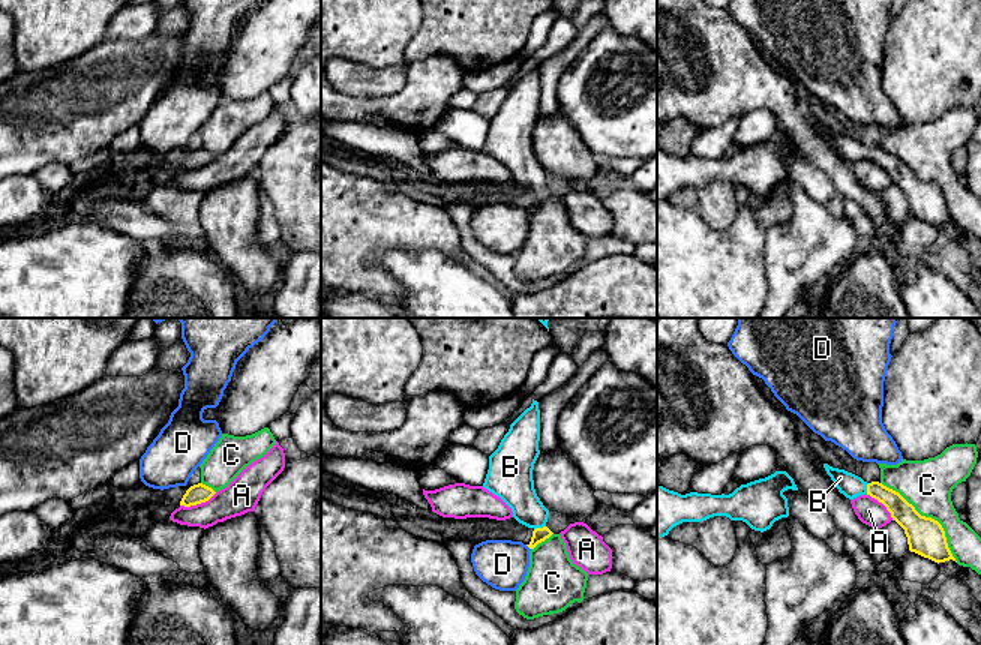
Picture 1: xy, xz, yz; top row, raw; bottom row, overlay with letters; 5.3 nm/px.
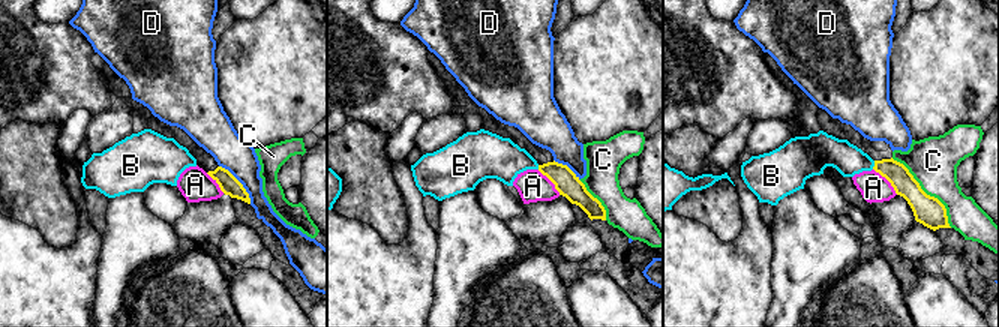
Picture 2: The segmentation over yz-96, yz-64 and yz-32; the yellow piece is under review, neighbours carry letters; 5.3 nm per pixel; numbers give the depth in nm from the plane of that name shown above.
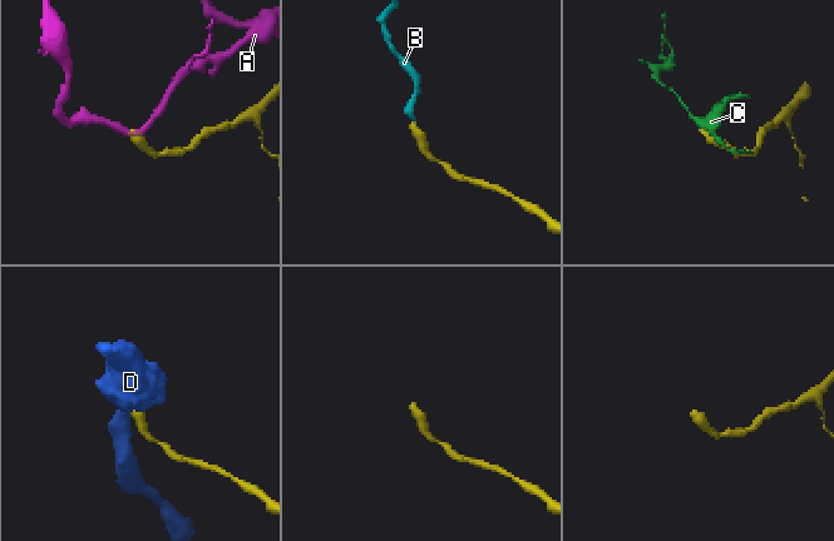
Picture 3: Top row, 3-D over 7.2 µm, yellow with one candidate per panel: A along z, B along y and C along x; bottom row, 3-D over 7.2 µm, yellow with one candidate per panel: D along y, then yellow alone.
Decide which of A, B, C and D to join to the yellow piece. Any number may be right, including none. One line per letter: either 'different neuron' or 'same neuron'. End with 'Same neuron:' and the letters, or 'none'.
A: different neuron
B: same neuron
C: different neuron
D: different neuron
Same neuron: B

